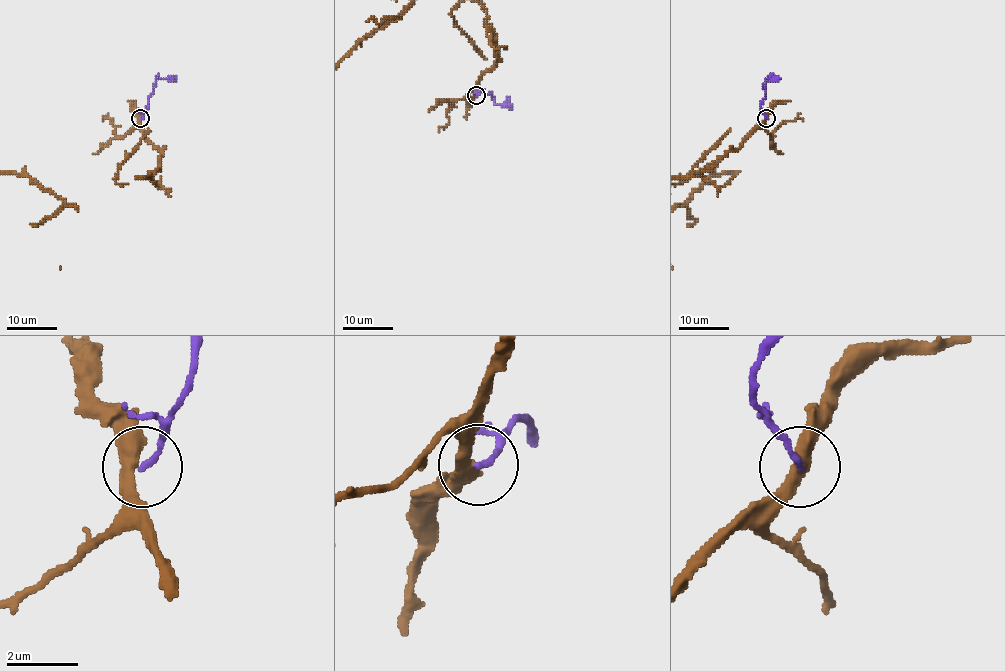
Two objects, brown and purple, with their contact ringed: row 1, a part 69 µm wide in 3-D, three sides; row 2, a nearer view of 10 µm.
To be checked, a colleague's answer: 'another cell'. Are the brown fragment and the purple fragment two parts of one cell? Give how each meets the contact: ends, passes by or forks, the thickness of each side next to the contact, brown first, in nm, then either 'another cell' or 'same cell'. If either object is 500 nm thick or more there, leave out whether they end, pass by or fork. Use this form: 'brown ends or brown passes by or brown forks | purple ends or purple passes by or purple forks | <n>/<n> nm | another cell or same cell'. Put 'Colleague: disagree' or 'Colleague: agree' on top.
Colleague: agree
brown passes by | purple ends | 400/160 nm | another cell

